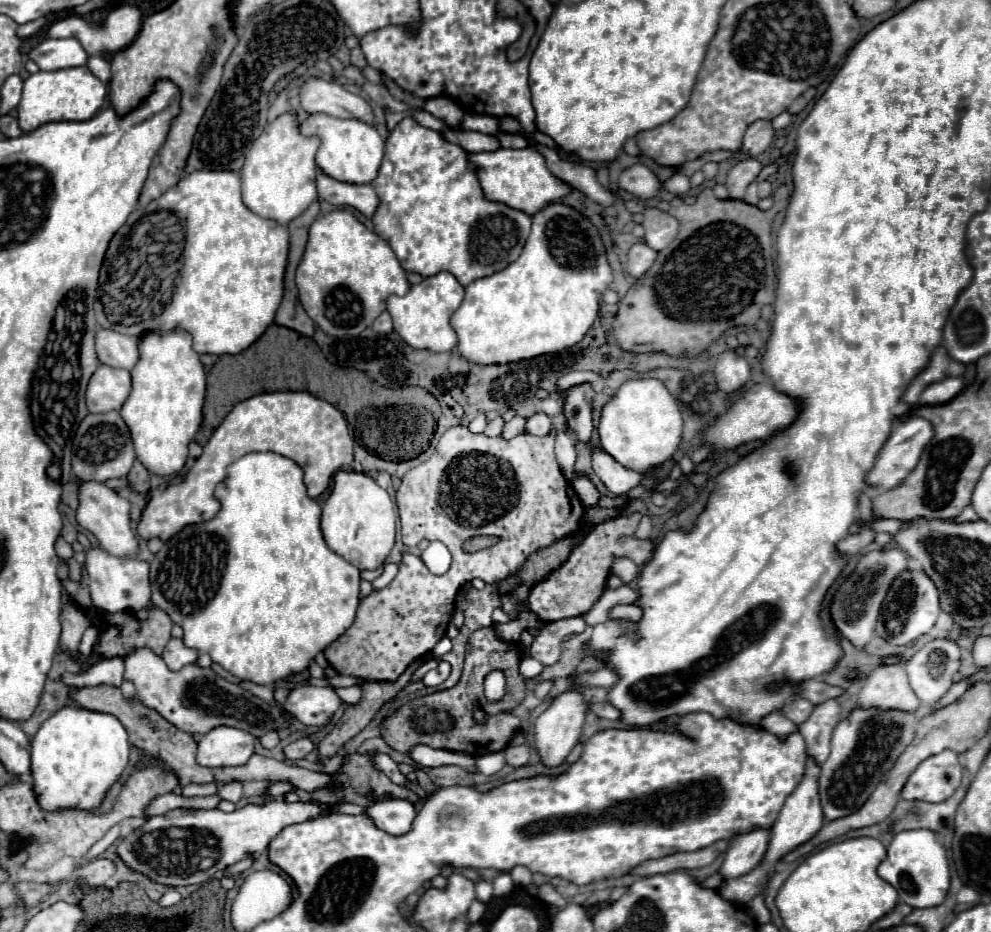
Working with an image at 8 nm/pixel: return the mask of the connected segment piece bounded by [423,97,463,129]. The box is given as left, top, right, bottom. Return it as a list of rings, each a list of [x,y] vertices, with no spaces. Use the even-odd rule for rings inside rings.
[[[433,97],[433,99],[429,99],[429,101],[425,103],[423,109],[425,109],[427,113],[443,119],[443,121],[445,121],[449,127],[453,127],[453,129],[459,129],[459,123],[461,123],[461,119],[463,119],[461,107],[455,105],[455,103],[453,103],[451,99],[447,99],[447,97]]]

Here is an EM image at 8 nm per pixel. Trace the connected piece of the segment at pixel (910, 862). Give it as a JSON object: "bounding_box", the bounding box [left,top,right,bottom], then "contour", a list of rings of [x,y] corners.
{"bounding_box":[877,829,949,907],"contour":[[[929,829],[901,831],[893,837],[887,847],[887,859],[877,869],[879,877],[891,883],[899,899],[911,907],[935,907],[941,905],[949,891],[949,863],[945,847],[939,843],[937,835]]]}

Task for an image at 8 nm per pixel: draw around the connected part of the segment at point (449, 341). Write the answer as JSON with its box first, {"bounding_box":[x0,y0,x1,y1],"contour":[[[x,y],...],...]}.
{"bounding_box":[387,271,465,353],"contour":[[[441,271],[441,273],[433,275],[433,277],[423,279],[419,285],[413,285],[409,289],[409,293],[403,295],[403,297],[391,295],[387,299],[387,311],[393,317],[395,331],[411,347],[431,349],[431,351],[437,351],[437,353],[451,351],[457,345],[457,335],[455,335],[455,331],[453,331],[453,327],[449,323],[449,317],[461,305],[463,293],[465,291],[459,285],[459,281],[451,273]]]}

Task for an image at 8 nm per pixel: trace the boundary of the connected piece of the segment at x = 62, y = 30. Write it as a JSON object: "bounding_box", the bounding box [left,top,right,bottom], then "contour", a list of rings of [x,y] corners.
{"bounding_box":[47,5,141,55],"contour":[[[125,5],[125,7],[113,9],[113,11],[107,15],[107,19],[105,19],[103,23],[99,23],[99,25],[91,25],[91,23],[87,23],[87,21],[85,21],[83,17],[79,17],[79,15],[67,15],[67,17],[63,17],[63,19],[59,19],[59,21],[53,21],[53,23],[49,25],[47,37],[51,37],[51,39],[73,37],[73,39],[77,39],[77,41],[83,45],[83,49],[85,49],[89,55],[93,55],[93,53],[103,53],[103,51],[113,53],[113,51],[121,51],[121,49],[125,49],[129,43],[133,43],[133,39],[135,39],[139,27],[141,27],[141,13],[139,13],[139,9]]]}

